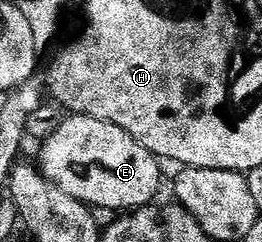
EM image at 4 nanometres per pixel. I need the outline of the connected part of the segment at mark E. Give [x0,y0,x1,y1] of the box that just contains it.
[40,114,163,213]

